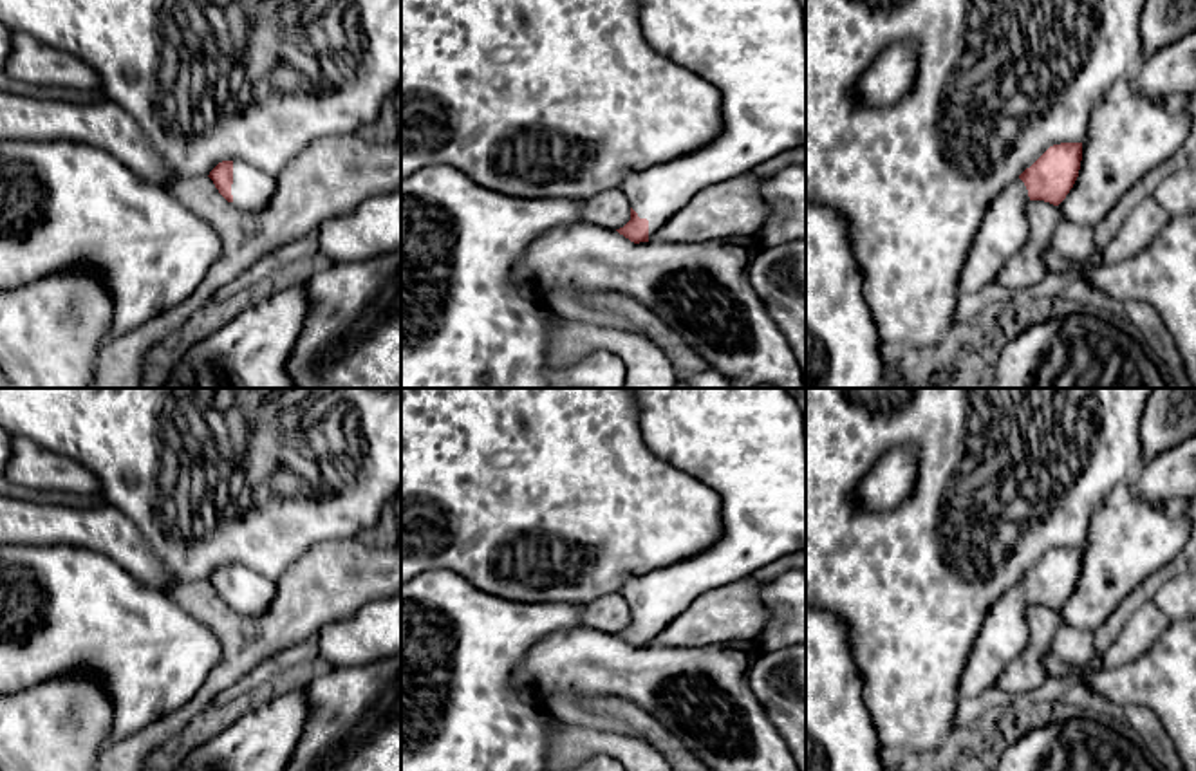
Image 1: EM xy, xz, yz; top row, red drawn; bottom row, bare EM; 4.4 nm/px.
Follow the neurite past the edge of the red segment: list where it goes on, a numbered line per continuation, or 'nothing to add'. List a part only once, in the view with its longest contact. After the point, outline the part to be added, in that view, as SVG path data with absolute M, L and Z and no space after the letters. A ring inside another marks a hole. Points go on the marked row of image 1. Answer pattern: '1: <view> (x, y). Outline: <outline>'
1: xy (252, 188). Outline: M233 161L233 206L242 211L260 211L276 186L276 177L264 173L257 166Z

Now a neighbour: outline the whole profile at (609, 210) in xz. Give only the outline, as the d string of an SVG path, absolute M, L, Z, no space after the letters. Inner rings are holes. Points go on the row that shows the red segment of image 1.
M620 188L591 197L584 202L582 220L616 231L631 220L629 199Z

